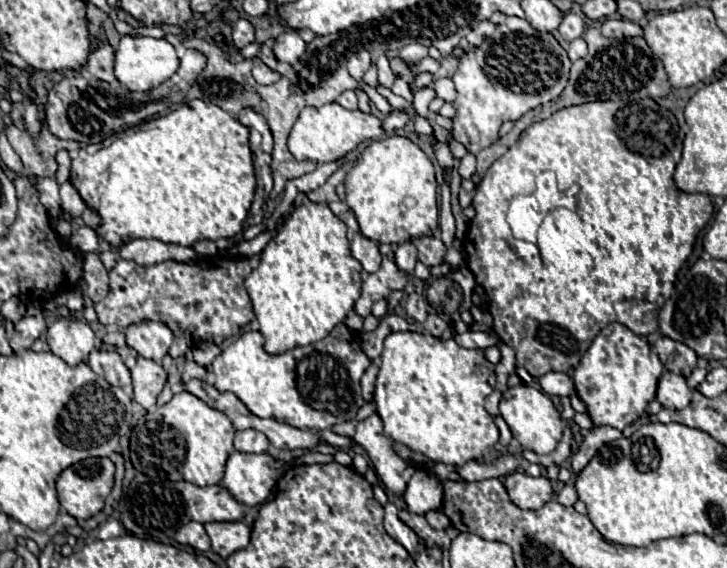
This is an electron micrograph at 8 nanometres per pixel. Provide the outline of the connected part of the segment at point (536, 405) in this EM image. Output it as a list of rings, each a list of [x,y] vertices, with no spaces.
[[[520,384],[516,388],[510,388],[502,396],[498,410],[500,410],[502,418],[508,422],[510,430],[512,430],[512,436],[526,450],[532,450],[536,454],[550,454],[556,448],[558,440],[562,438],[562,428],[564,426],[562,426],[560,412],[554,408],[552,400],[544,392],[540,392],[540,390],[532,388],[532,386]]]

